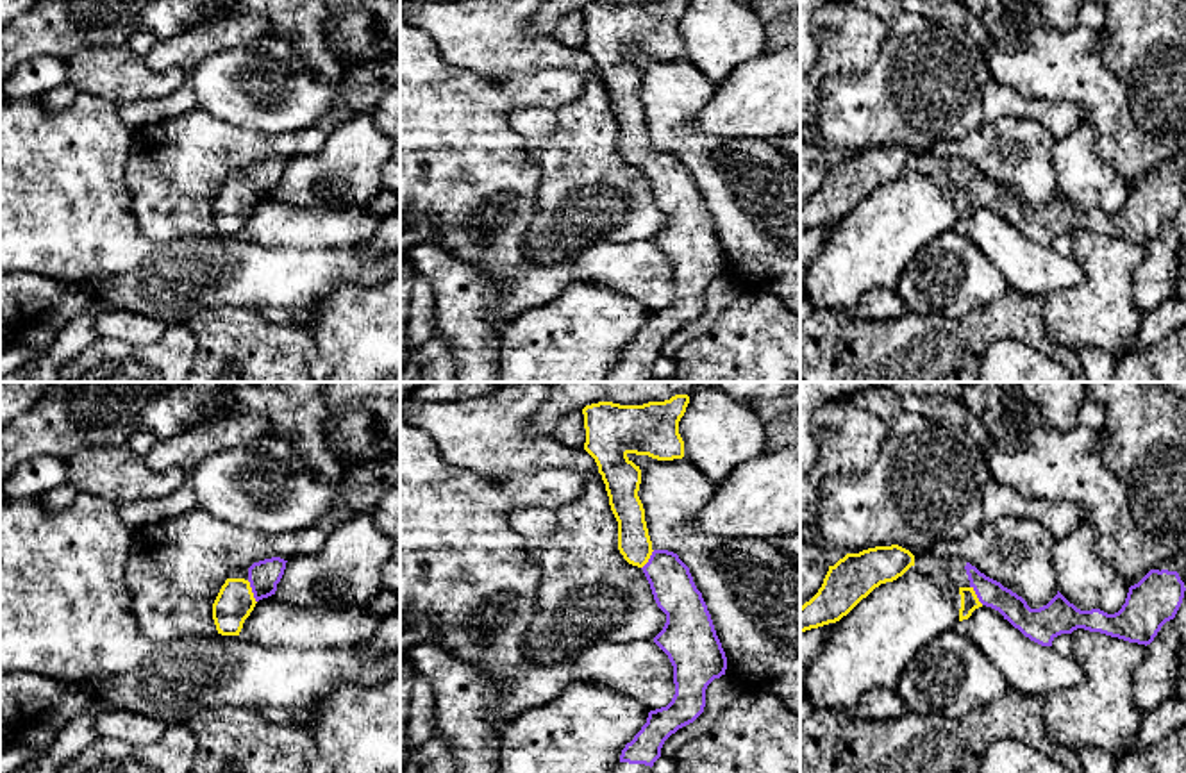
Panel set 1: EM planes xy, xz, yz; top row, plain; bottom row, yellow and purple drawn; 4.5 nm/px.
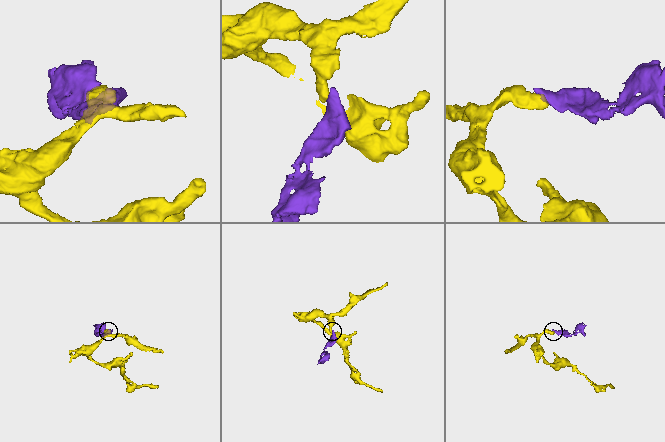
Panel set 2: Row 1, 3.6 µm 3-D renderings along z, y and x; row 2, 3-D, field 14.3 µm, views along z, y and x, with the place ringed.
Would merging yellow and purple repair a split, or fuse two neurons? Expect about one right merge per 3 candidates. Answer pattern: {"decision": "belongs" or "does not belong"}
{"decision": "belongs"}

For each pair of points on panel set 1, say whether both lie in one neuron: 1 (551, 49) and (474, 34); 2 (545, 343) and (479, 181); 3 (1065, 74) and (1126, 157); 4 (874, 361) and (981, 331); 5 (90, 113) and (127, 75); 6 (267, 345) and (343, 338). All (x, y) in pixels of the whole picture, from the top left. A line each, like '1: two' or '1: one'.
1: one
2: two
3: one
4: one
5: two
6: two

